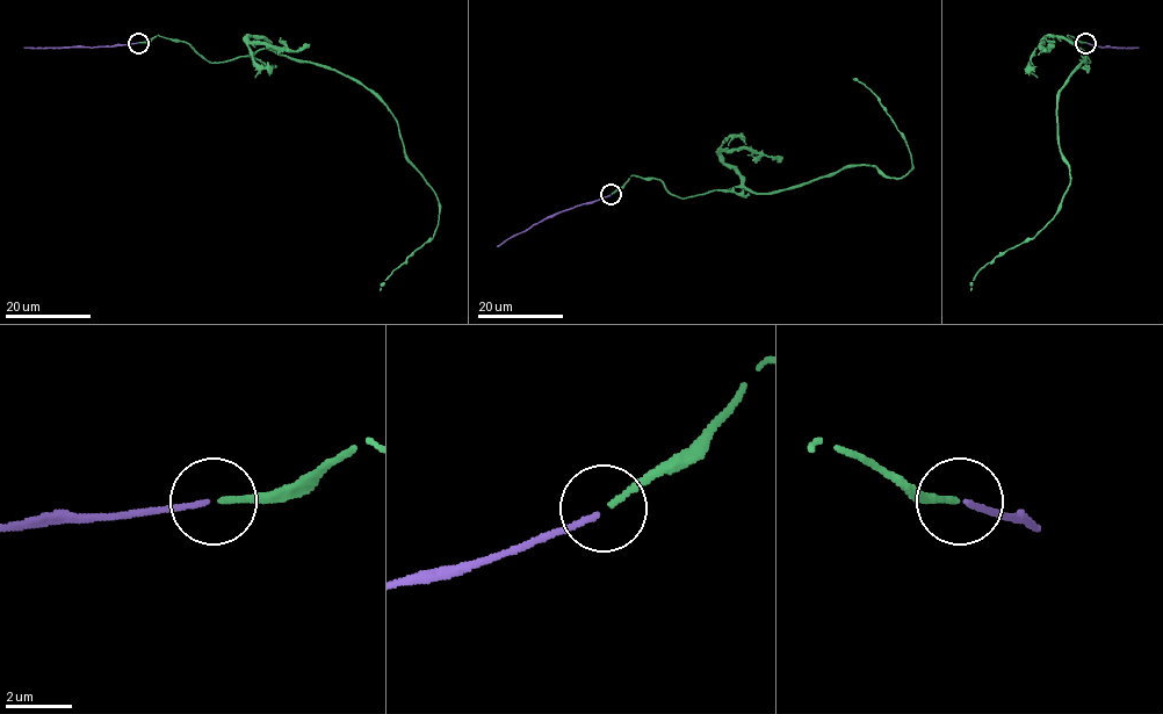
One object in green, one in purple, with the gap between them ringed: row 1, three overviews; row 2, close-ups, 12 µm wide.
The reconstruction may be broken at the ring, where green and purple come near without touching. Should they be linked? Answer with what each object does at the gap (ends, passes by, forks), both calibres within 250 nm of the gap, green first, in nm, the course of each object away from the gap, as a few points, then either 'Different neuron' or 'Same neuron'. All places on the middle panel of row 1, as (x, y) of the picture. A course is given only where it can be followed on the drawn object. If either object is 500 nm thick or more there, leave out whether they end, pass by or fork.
At the ring green ends. At the ring purple ends. Thickness 180 nm (green) against 150 nm. Course of green: (612, 194), (633, 175), (685, 197), (782, 190), (860, 165), (901, 179), (911, 168), (905, 138), (852, 78). Course of purple: (611, 195), (549, 215), (497, 246). Same neuron

